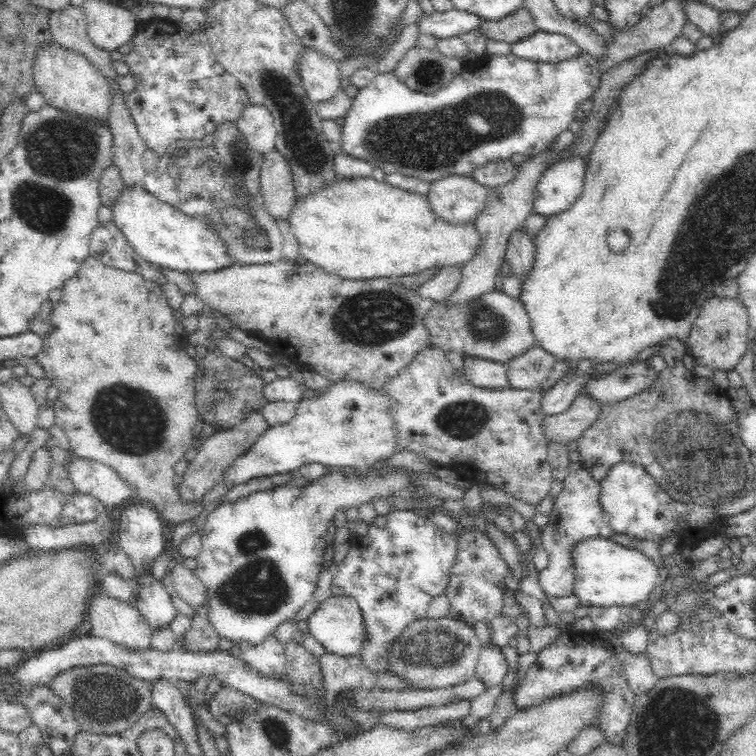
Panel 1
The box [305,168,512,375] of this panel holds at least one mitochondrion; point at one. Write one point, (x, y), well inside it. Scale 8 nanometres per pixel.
(369, 319)

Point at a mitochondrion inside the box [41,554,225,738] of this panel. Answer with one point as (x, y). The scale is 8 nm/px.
(108, 700)

